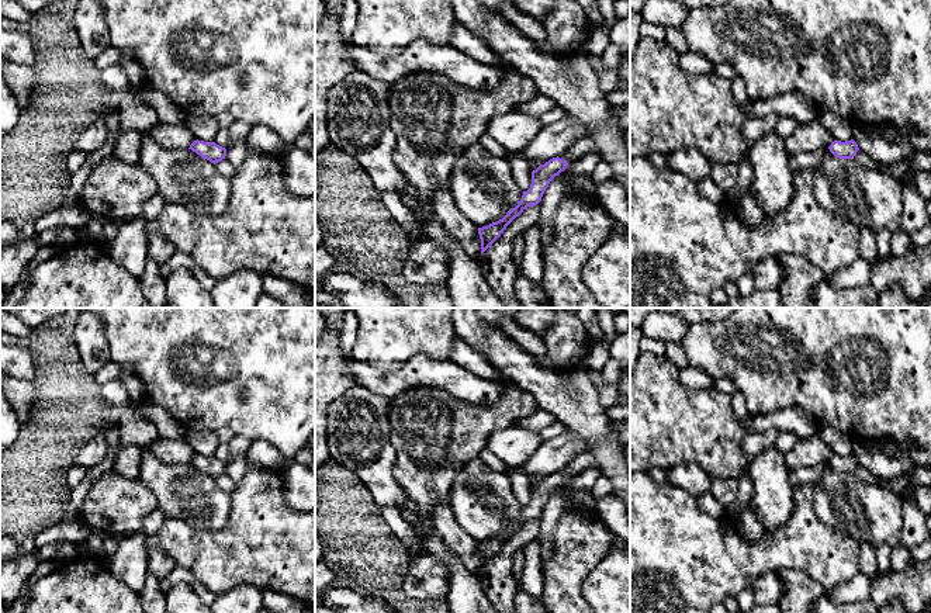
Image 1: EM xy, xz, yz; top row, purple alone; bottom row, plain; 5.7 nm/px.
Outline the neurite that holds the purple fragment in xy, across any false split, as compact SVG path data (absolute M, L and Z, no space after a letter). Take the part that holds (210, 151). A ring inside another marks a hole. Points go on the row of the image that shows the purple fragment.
M197 139L190 145L188 149L191 149L193 152L210 160L214 164L217 164L226 156L226 149L217 145L215 142L204 142Z

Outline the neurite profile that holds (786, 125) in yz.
M782 117L782 118L779 118L779 121L778 121L778 125L776 125L775 131L776 131L781 136L786 138L786 136L789 136L790 134L793 134L793 131L795 131L800 124L802 124L802 122L799 122L799 121L793 120L793 118Z

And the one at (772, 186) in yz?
M776 131L768 132L748 148L752 169L750 194L764 209L765 219L785 211L792 200L793 170L785 150L785 138Z

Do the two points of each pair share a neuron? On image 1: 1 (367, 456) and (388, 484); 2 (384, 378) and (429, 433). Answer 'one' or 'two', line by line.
1: one
2: two

